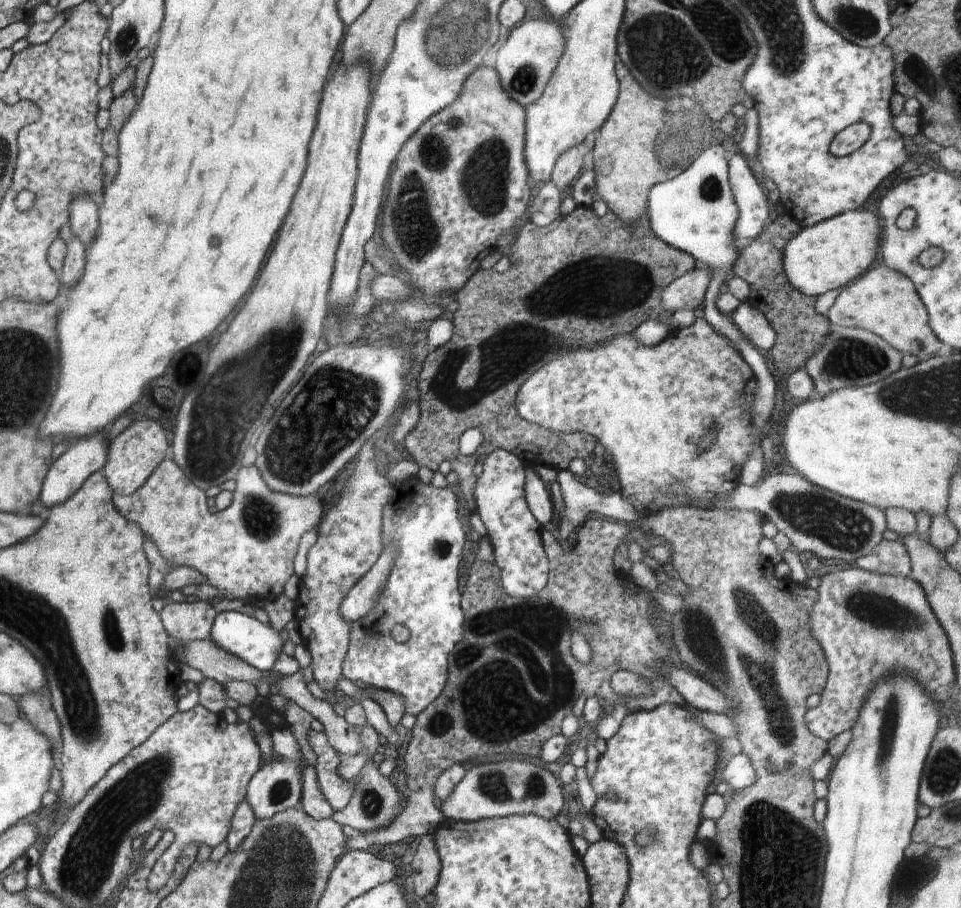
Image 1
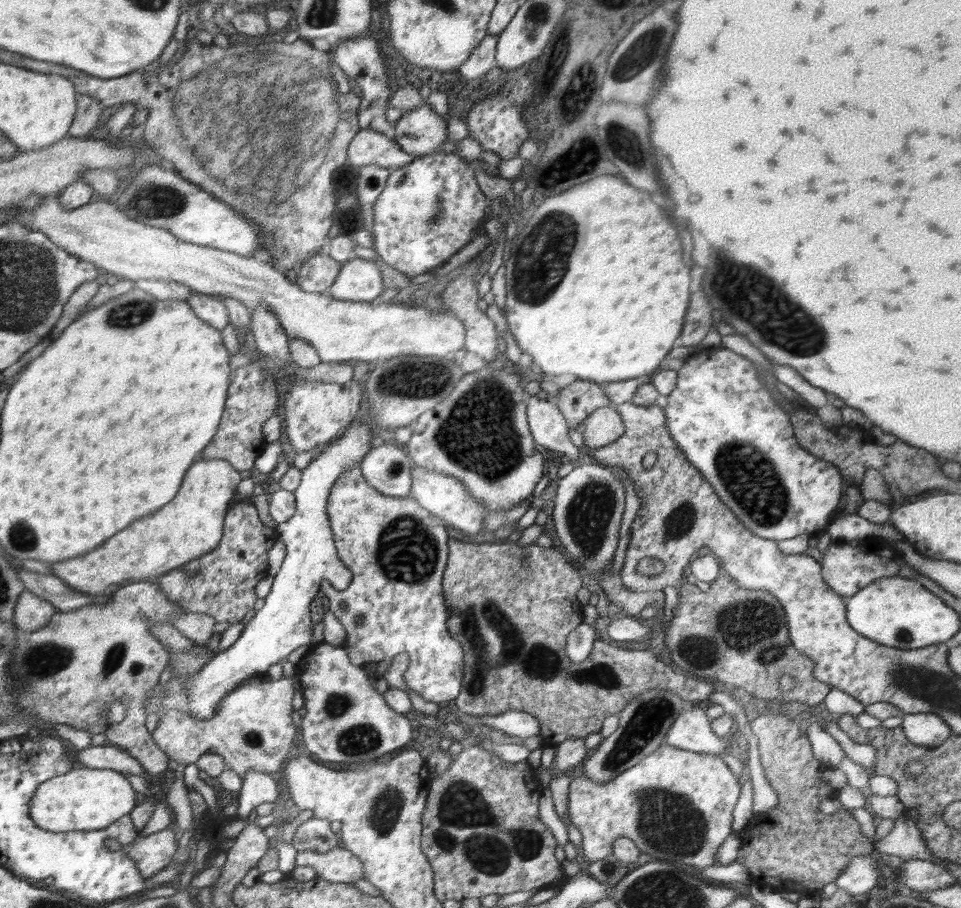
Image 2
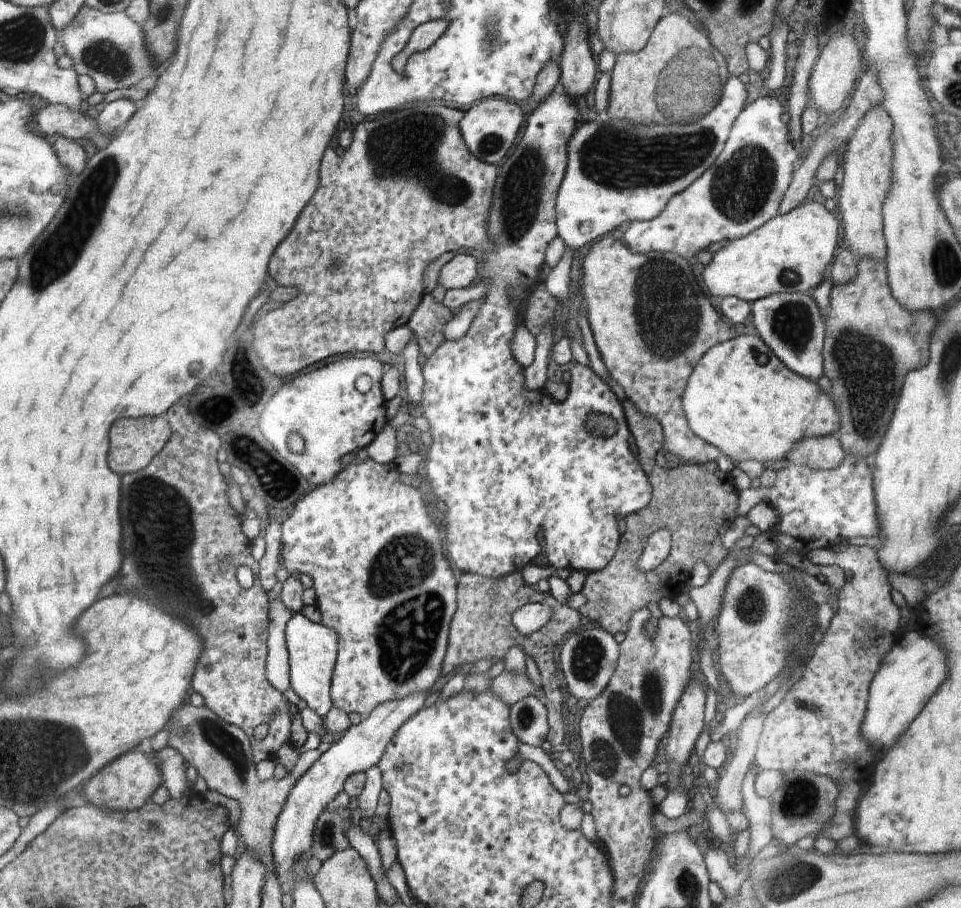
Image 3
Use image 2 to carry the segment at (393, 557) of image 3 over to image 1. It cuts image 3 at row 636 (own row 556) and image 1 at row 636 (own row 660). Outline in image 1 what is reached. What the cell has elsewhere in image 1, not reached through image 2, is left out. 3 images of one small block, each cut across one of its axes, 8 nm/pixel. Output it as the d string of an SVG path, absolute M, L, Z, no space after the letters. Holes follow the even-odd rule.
M417 477L409 478L404 482L391 486L391 494L389 501L383 508L383 523L382 523L382 540L384 545L394 545L399 550L398 558L395 560L395 565L392 567L390 576L387 578L387 583L382 591L381 597L378 599L378 604L364 618L351 624L349 647L345 659L342 663L343 677L354 682L362 682L366 686L375 686L377 689L390 691L392 693L401 694L405 700L405 714L417 715L421 713L433 700L438 698L442 689L446 686L448 680L448 657L451 650L456 646L457 642L463 639L465 631L465 616L461 607L461 593L458 589L458 566L460 566L461 550L464 548L466 535L462 529L462 523L458 519L458 503L456 495L451 489L451 486L446 488L438 488L431 483L422 483ZM396 624L402 624L409 630L409 640L406 643L397 643L391 635L391 630Z

